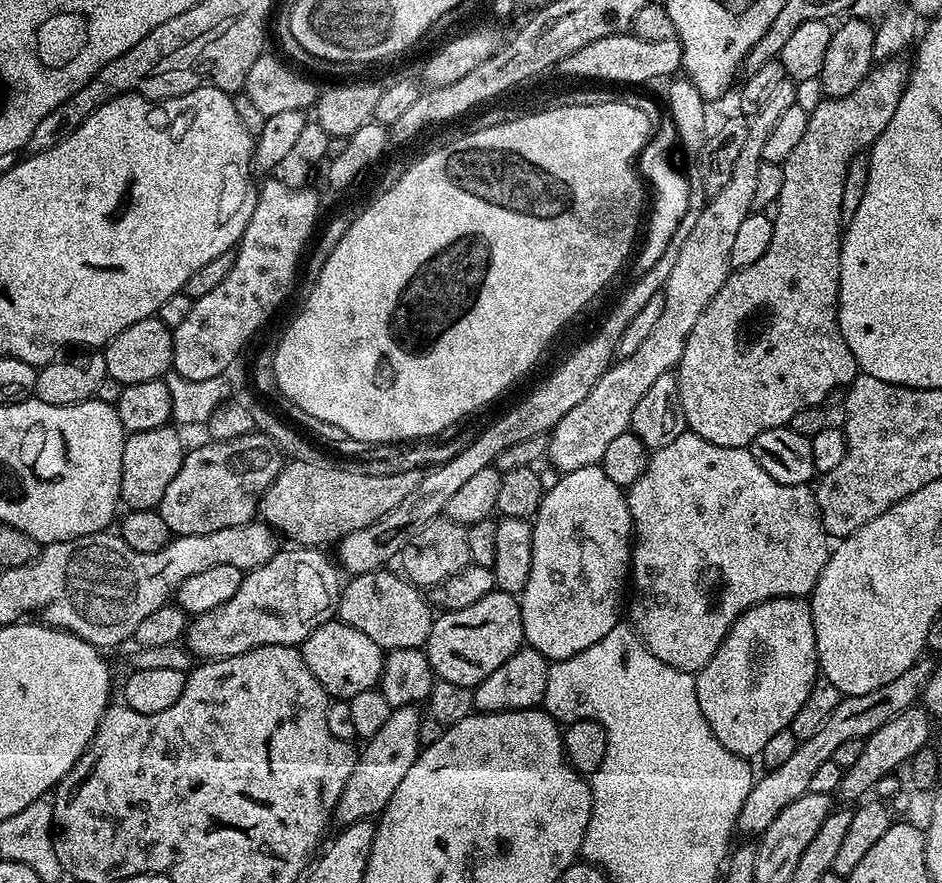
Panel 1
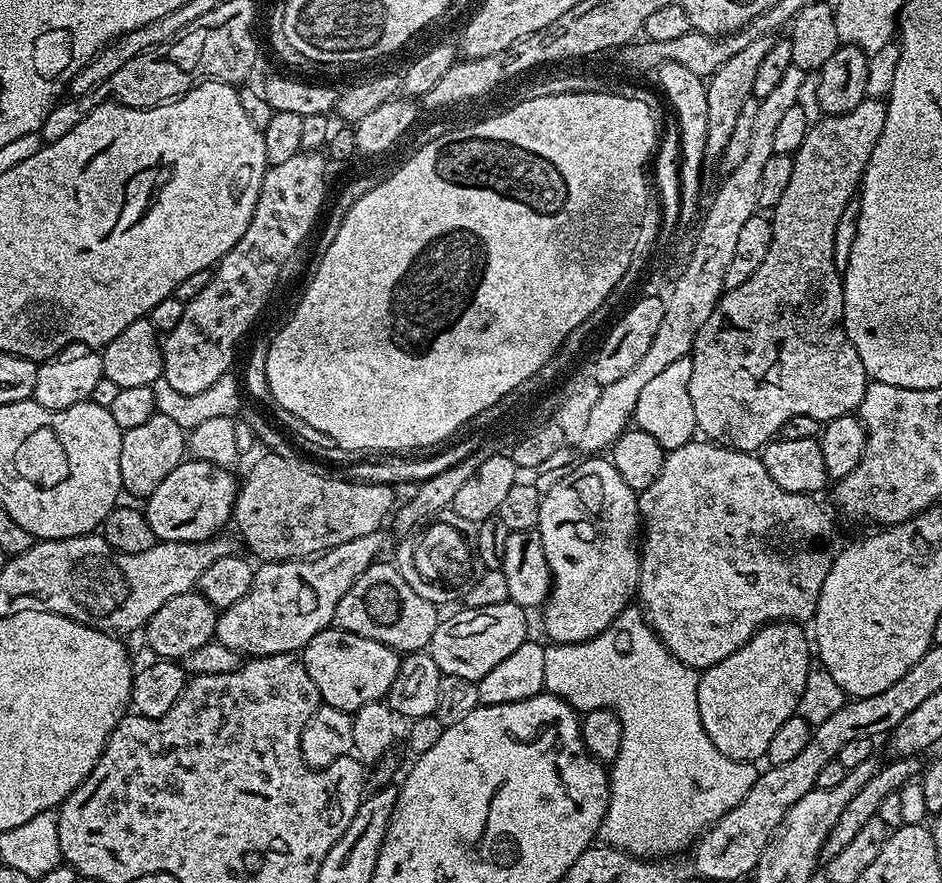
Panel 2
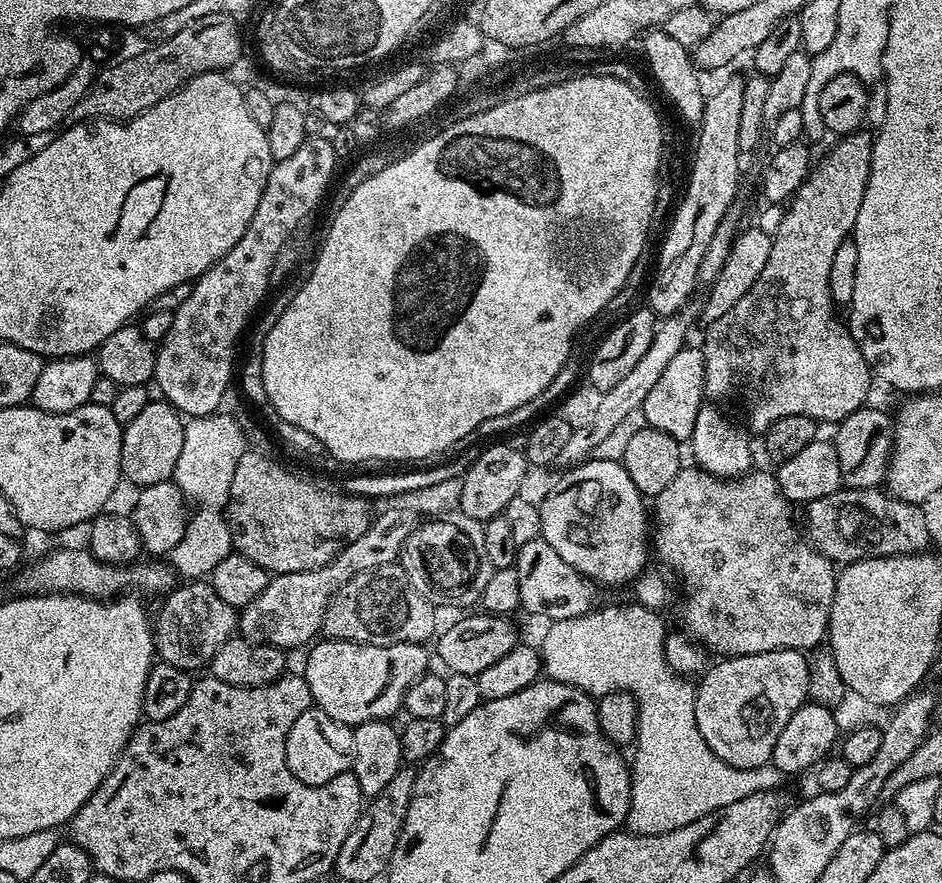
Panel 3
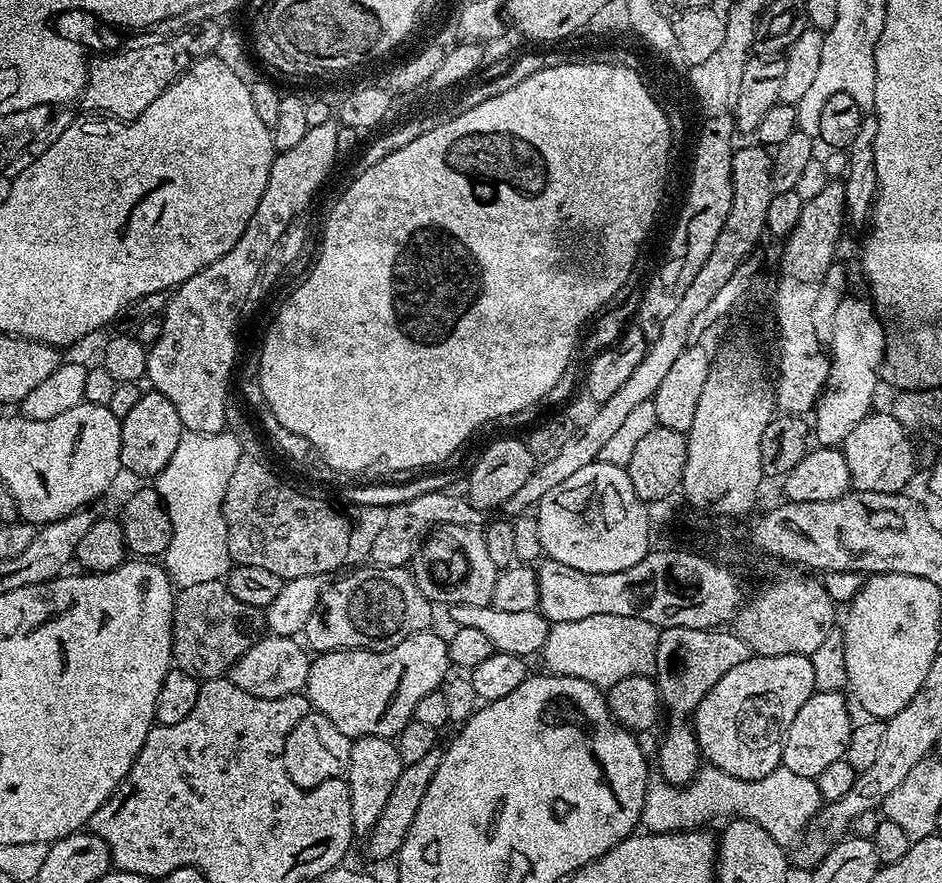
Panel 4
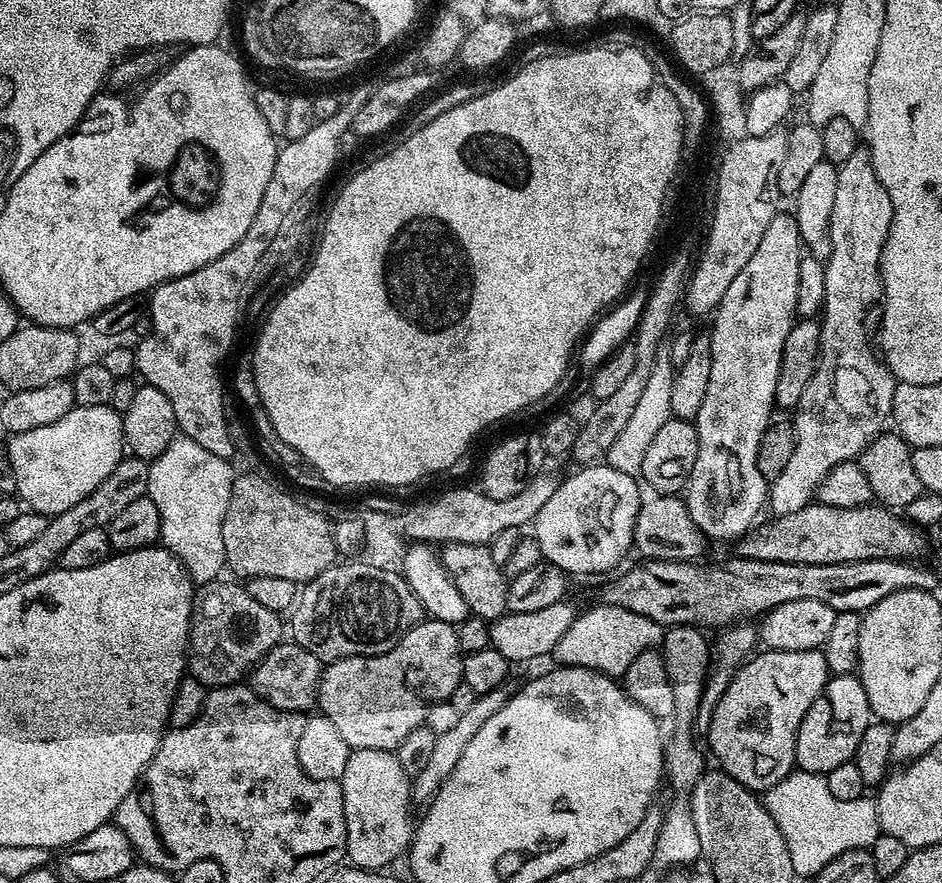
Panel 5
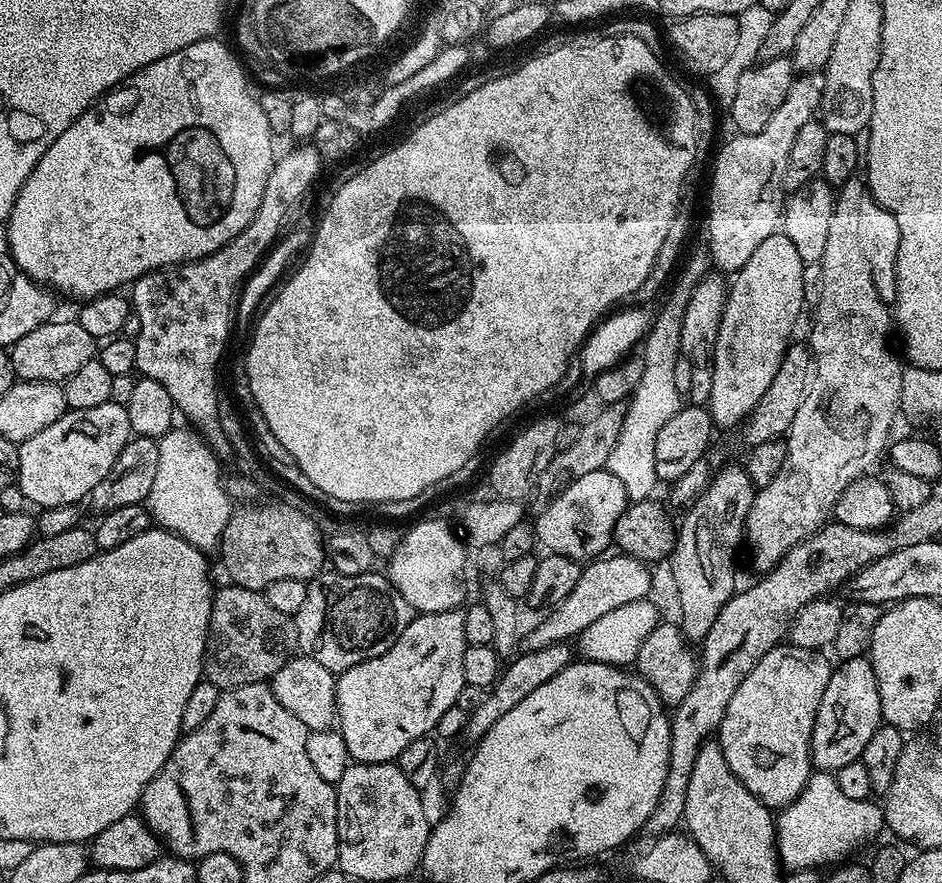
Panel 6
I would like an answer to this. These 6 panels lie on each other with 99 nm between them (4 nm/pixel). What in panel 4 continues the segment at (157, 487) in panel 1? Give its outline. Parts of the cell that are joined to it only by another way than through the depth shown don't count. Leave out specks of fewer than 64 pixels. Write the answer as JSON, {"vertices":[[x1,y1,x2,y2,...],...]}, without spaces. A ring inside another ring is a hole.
{"vertices":[[155,390,141,395,137,404,130,409,130,414,126,414,120,421,121,469,125,473,133,472,136,476,157,477,170,462,185,431,182,418,178,418,178,410,174,410,170,398]]}

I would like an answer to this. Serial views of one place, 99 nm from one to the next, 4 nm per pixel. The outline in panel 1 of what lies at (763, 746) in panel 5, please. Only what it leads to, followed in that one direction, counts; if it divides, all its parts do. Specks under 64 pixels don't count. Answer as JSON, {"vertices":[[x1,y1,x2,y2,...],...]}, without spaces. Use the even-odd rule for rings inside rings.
{"vertices":[[775,596,773,600,767,600,761,604,755,604,752,608,747,608,734,622,734,626,718,646,714,658,710,658,710,662,706,662,706,666,701,672,695,673,695,678,698,706,702,706,702,714,710,726,710,730,714,730,714,738,718,738,718,742,722,742,722,746,726,746,726,750,730,750,736,756,759,757,762,746,766,746,766,742,770,742,770,738,774,738,774,734,785,731,791,725,794,714,798,714,798,710,802,710,802,702,806,702,810,690,816,685,818,665,816,663,816,639,814,638,811,603,799,596]]}

